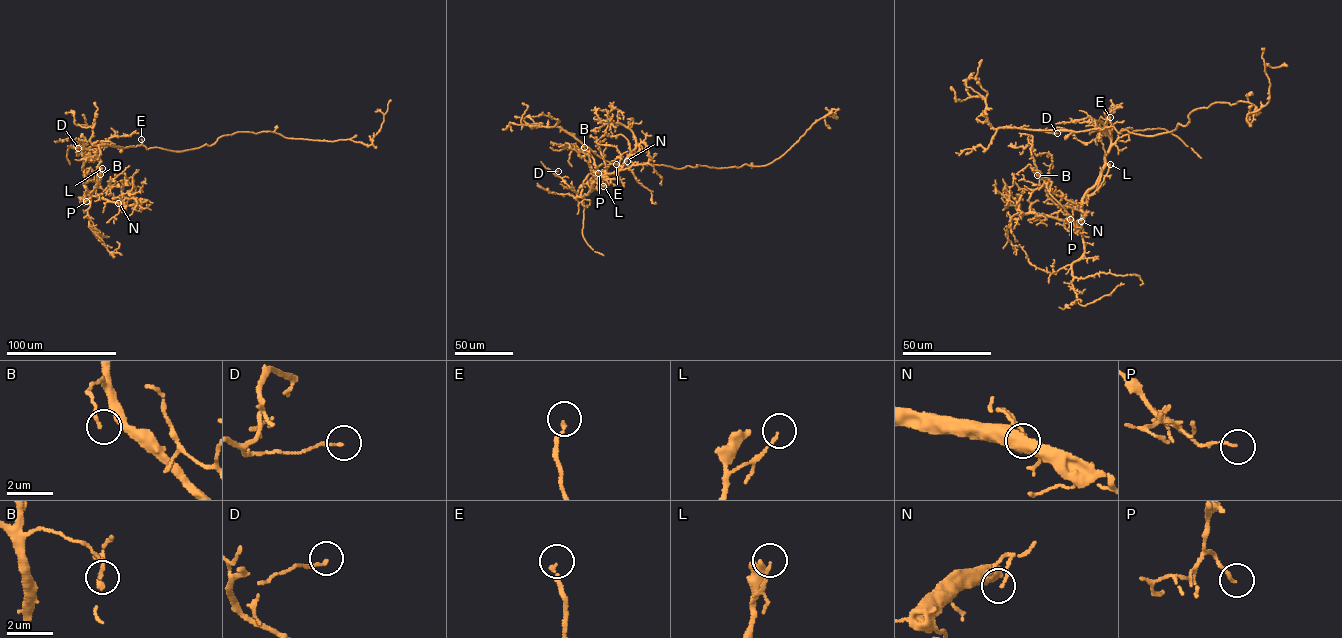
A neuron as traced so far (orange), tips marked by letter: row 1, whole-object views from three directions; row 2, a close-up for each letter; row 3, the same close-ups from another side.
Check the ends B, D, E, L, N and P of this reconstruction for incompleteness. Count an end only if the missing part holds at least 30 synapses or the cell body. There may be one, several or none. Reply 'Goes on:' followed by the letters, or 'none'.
Goes on: E

